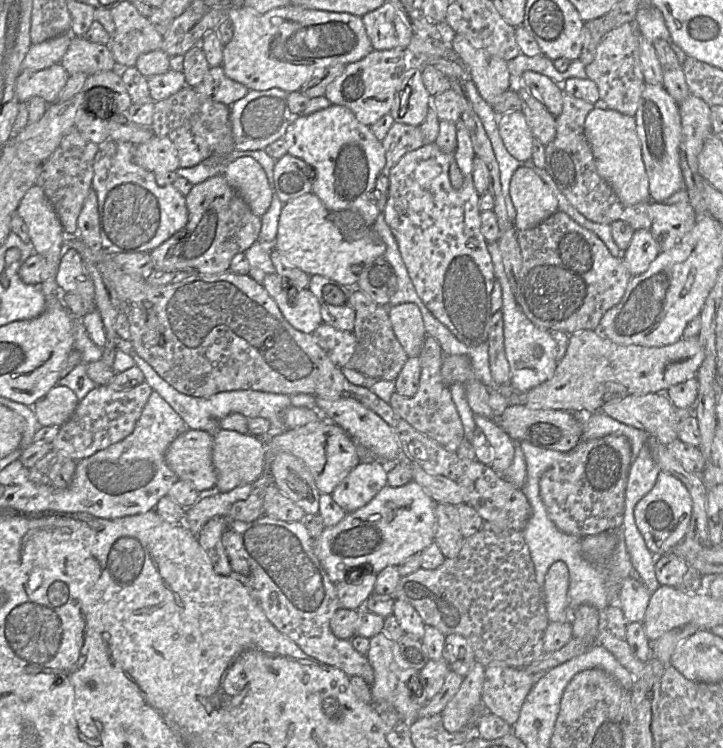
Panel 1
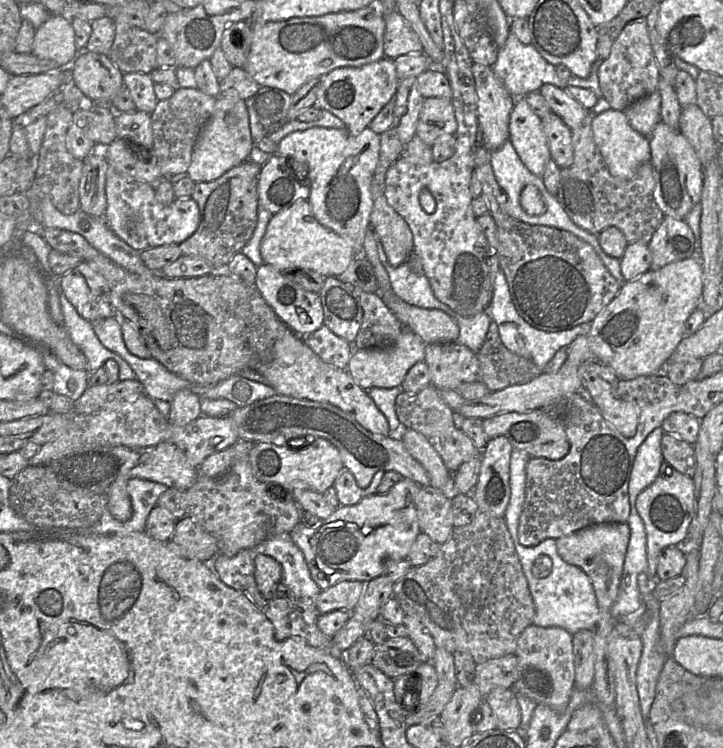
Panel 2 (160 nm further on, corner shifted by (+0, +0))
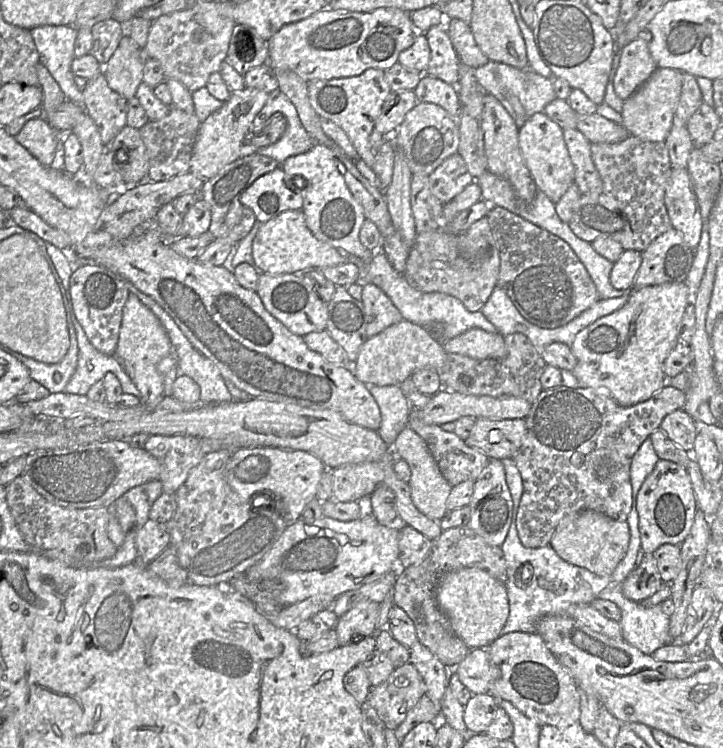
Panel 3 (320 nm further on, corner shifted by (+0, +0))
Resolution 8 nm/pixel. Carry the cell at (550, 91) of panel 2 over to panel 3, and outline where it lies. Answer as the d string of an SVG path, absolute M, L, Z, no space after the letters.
M595 112L590 115L577 114L576 129L591 143L619 143L630 133L620 124L608 120Z

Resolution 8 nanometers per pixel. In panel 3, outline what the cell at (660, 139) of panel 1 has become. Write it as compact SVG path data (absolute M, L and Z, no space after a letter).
M672 168L664 196L665 207L674 228L695 251L704 219L687 168Z

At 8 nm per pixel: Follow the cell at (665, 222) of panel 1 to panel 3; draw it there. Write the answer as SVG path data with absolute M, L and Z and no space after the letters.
M674 228L669 229L642 252L642 262L633 289L684 282L694 253Z

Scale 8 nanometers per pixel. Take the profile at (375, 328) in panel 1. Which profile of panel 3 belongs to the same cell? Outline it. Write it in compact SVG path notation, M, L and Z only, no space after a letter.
M370 281L363 283L361 301L367 315L366 335L374 336L403 317L385 292Z

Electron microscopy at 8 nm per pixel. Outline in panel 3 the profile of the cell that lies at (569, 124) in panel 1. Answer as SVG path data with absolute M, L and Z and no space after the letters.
M630 135L619 143L591 144L591 156L603 190L599 196L581 194L568 225L586 242L610 238L620 243L624 250L642 253L652 241L672 228L664 203L672 170L665 143Z

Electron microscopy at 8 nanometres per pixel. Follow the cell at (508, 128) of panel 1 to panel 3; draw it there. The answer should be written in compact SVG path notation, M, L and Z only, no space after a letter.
M535 113L519 128L518 143L538 190L556 204L574 184L575 178L574 165L564 141L562 128L544 113Z

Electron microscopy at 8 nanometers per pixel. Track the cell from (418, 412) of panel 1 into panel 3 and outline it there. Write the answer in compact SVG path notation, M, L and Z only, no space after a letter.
M412 407L407 425L426 442L441 473L452 487L464 481L475 482L490 461L485 453L468 446L454 431L445 431L440 425L425 424Z

